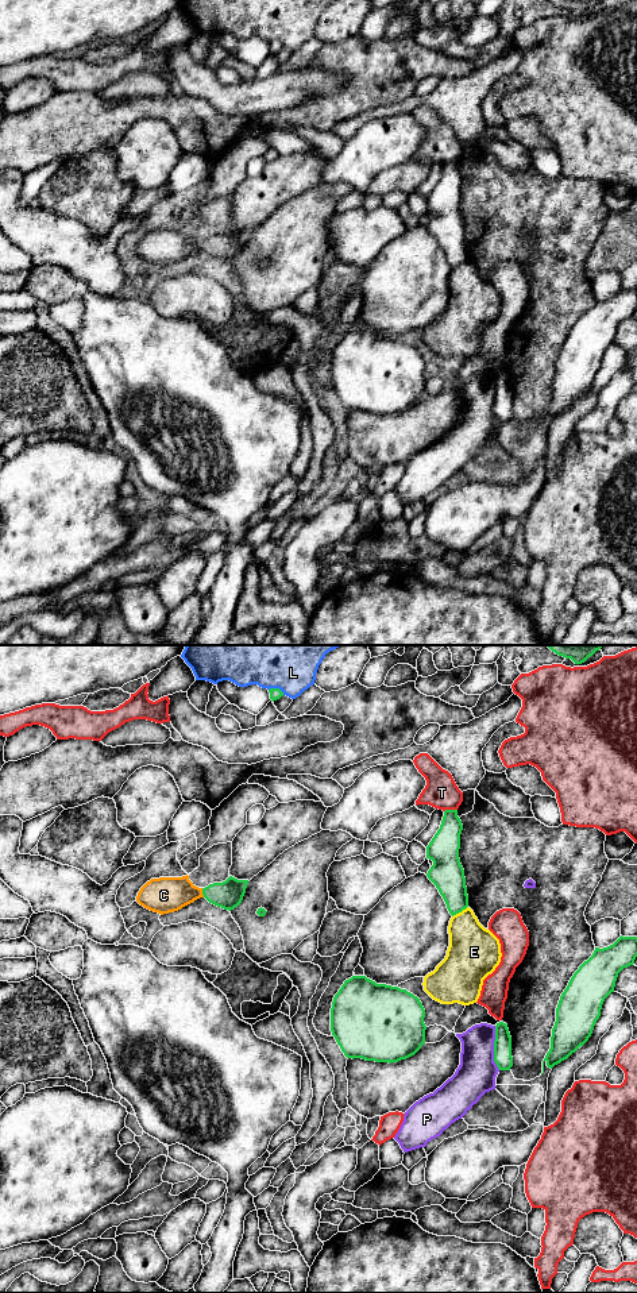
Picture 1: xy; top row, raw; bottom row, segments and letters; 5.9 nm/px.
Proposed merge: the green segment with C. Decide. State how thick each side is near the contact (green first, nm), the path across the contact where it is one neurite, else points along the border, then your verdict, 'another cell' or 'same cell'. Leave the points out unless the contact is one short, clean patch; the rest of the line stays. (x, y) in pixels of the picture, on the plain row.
160/220 nm | across xy (228, 246), (203, 244), (173, 244), (163, 247) | same cell

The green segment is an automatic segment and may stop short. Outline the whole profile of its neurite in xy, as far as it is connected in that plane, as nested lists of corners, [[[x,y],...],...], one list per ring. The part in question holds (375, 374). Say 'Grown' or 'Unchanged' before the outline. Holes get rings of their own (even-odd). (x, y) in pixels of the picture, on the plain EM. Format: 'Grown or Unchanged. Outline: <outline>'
Unchanged. Outline: [[[366,328],[345,332],[335,347],[331,360],[331,383],[347,410],[362,410],[375,414],[398,414],[414,408],[425,395],[425,362],[417,348],[386,336],[377,336]]]

